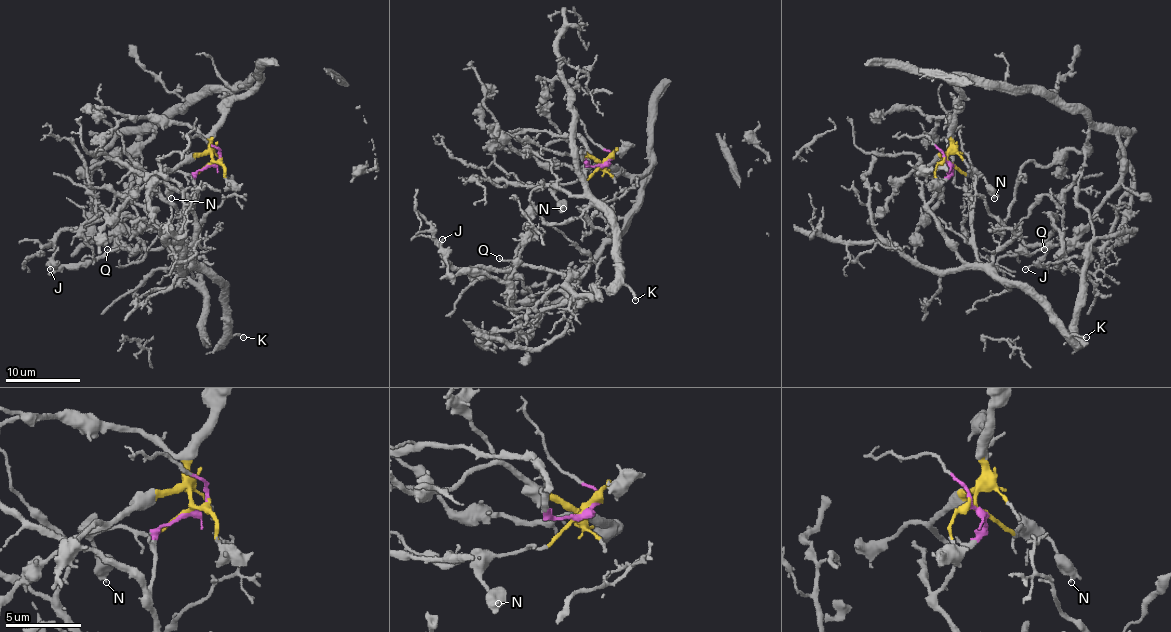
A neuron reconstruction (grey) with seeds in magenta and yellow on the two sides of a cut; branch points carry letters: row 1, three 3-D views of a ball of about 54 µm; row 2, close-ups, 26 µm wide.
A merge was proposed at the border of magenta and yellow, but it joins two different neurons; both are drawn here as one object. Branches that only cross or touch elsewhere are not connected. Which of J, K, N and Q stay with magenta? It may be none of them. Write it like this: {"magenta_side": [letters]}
{"magenta_side": ["K"]}

